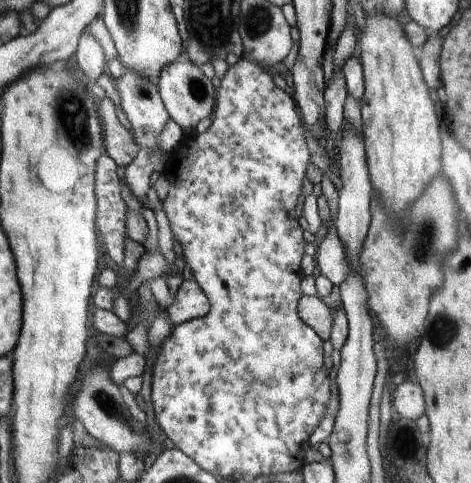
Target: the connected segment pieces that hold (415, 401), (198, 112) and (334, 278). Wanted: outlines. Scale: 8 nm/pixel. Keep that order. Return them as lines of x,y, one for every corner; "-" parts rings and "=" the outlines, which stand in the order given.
408,380
396,386
391,403
400,416
410,420
417,421
426,412
422,387
=
191,59
176,60
172,66
168,66
160,74
160,84
158,87
160,98
163,99
164,106
168,109
168,114
171,114
172,120
180,126
182,132
187,136
188,132
192,132
202,118
212,117
210,112
214,108
214,102
217,101
214,98
216,96
214,94
214,86
212,86
212,82
202,74
202,70
=
328,232
320,242
315,261
320,274
326,276
334,286
340,286
352,272
346,250
336,232

